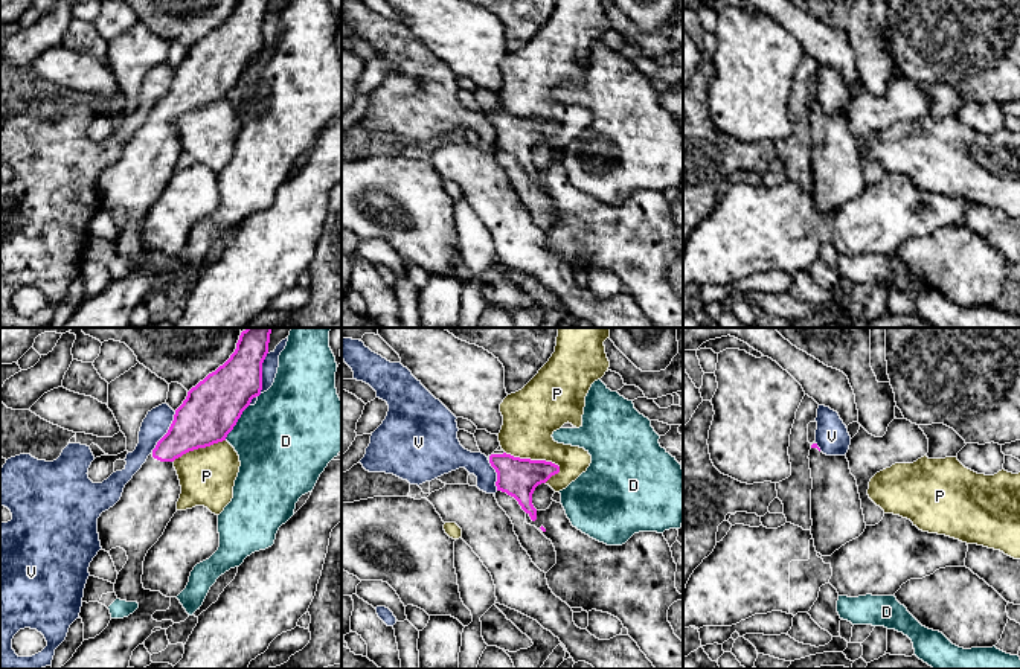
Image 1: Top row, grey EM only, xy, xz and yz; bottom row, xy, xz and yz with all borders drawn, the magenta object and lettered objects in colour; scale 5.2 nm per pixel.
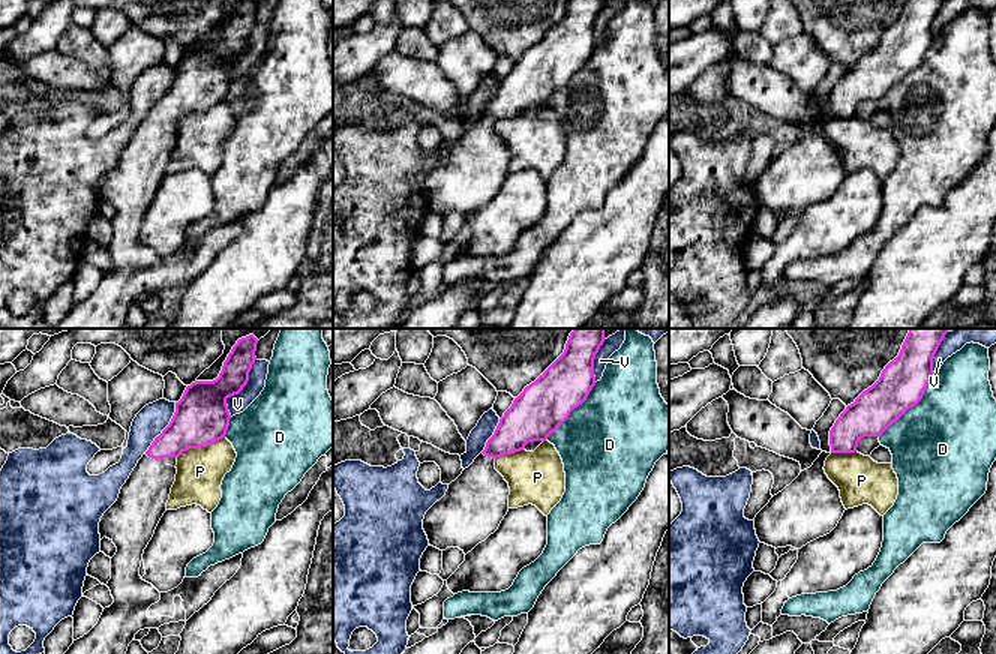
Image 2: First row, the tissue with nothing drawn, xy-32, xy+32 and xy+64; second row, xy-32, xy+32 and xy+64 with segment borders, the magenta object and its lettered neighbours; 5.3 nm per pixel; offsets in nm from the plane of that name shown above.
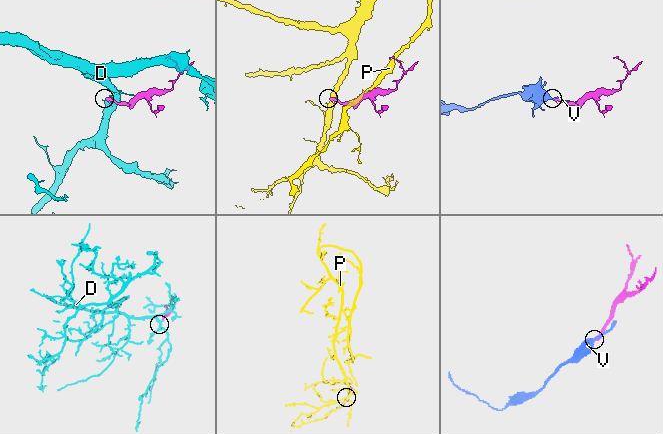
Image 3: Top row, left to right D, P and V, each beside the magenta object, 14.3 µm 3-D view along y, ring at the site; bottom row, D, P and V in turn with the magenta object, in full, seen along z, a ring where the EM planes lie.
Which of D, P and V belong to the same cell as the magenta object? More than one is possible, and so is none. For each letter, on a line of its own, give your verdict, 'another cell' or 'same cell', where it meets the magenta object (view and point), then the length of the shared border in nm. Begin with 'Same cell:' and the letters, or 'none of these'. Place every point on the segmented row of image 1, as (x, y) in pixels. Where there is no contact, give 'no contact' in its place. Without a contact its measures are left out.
Same cell: none of these
D: another cell | xy (237, 421) | 240 nm
P: another cell | xz (534, 460) | 320 nm
V: another cell | xy (168, 432) | 260 nm

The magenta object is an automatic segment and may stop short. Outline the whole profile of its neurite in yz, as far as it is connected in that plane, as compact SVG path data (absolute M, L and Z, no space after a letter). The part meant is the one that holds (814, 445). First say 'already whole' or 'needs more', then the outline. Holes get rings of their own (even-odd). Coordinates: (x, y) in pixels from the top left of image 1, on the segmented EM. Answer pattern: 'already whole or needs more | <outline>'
needs more | M817 443L810 450L811 535L816 552L831 556L864 529L864 515L855 477L846 456L826 456Z

